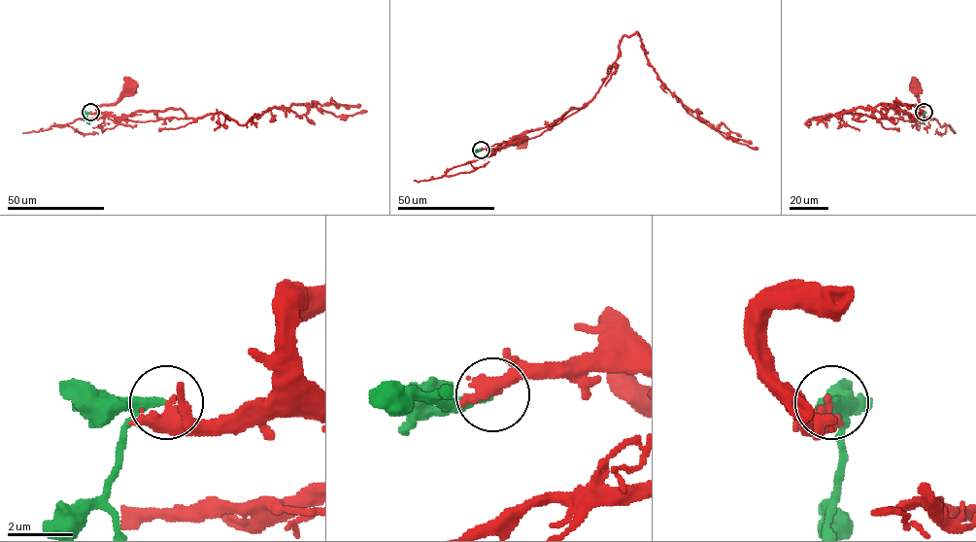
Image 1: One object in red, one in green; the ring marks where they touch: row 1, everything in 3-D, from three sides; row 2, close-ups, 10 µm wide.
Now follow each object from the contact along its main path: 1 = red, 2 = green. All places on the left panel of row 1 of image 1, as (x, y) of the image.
1: (89, 112), (94, 113), (100, 105), (115, 103), (128, 86)
2: (89, 112), (86, 118), (89, 123)

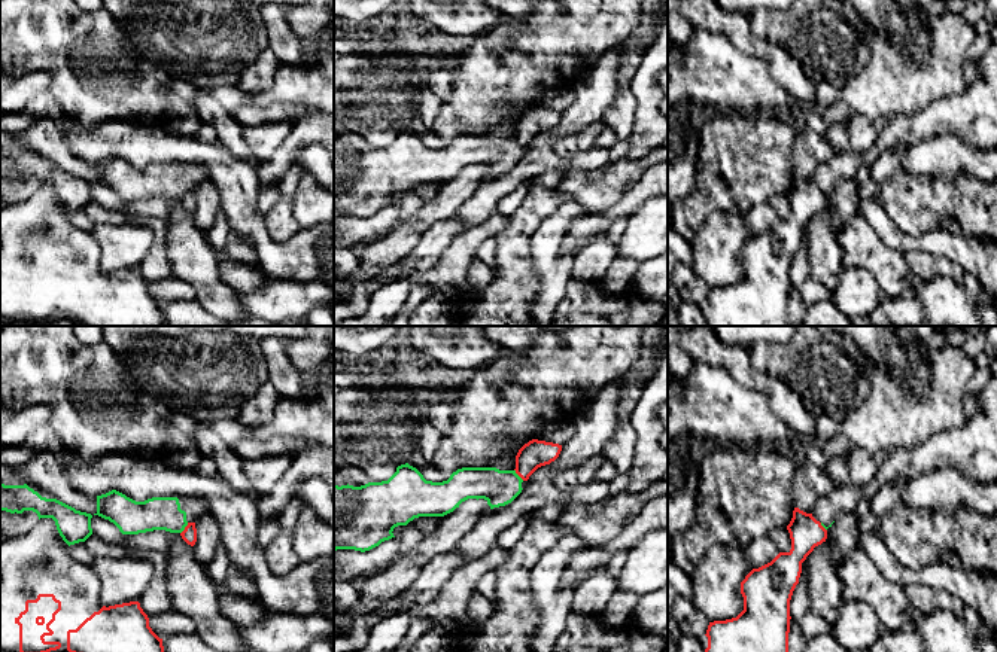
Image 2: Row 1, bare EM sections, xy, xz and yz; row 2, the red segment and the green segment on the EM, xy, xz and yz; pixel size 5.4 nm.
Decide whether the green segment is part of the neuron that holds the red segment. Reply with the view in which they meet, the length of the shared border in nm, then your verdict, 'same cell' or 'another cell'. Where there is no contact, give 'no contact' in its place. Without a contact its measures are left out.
xy | 80 nm | another cell

